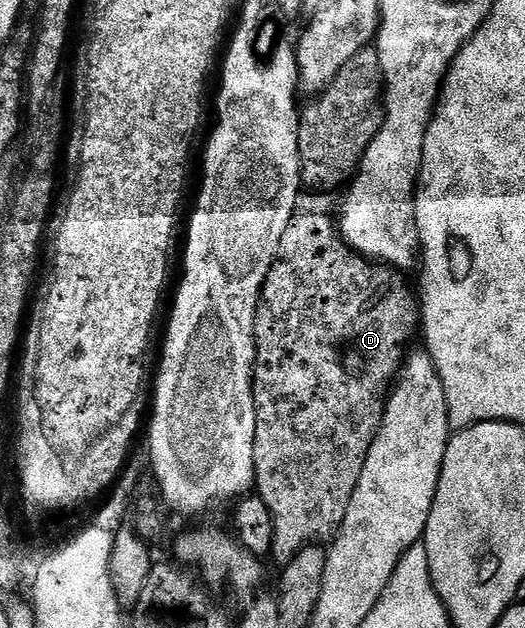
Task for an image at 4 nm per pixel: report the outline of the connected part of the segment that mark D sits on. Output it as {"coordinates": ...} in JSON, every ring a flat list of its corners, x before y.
{"coordinates":[[295,214,290,227,283,234,280,255,274,261,273,268,266,278,261,291,261,301,257,309,255,321,255,341,257,342,257,363,253,367,253,400,255,401,255,491,270,510,273,522,273,547,271,559,277,565,289,563,307,546,320,544,321,539,332,540,337,530,343,525,343,517,347,517,347,505,351,505,351,497,355,493,355,485,359,485,359,477,363,473,363,465,367,461,367,453,375,441,385,416,385,401,400,376,405,356,410,350,409,338,413,330,419,327,419,299,409,288,409,283,402,272,384,265,378,265,353,250,341,238,334,220,329,215]]}

